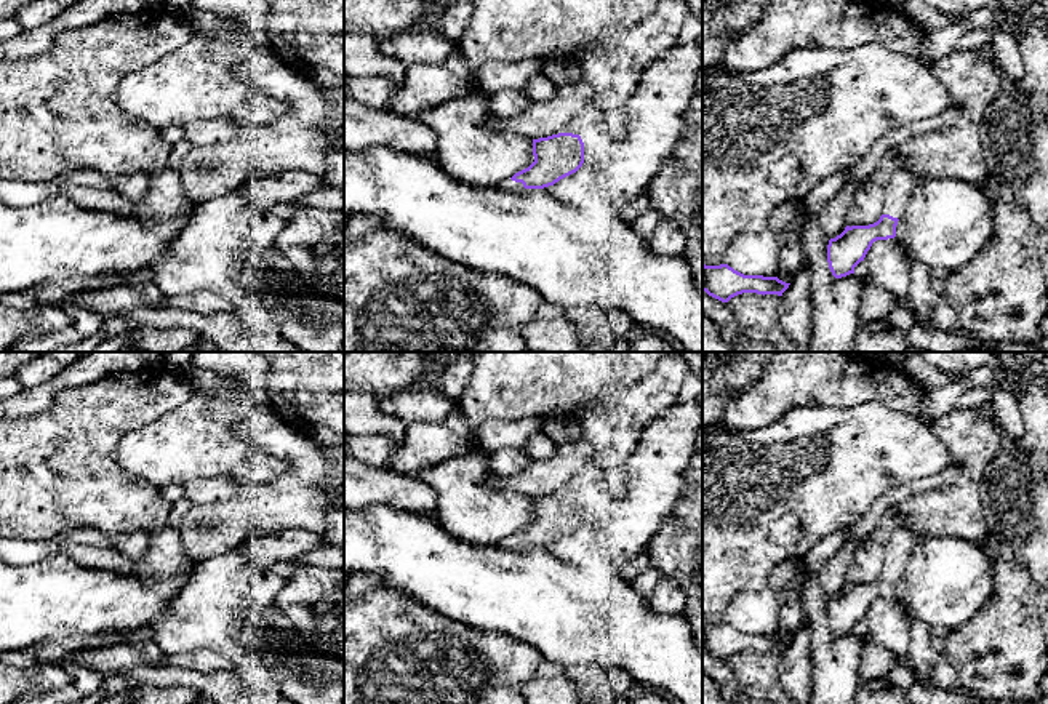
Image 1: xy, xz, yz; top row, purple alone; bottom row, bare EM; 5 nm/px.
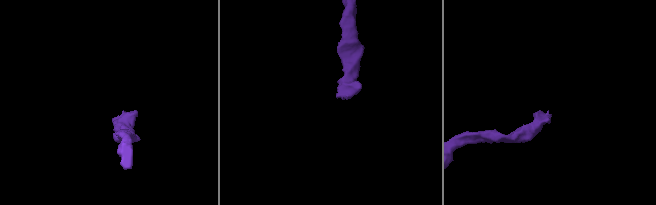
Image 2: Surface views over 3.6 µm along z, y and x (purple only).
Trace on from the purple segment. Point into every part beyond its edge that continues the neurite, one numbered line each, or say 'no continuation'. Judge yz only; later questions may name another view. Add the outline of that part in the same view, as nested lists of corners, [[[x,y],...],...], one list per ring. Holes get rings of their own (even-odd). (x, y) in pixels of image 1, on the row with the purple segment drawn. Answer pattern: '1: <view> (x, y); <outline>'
1: yz (898, 192); [[[902,166],[898,168],[891,176],[891,182],[886,186],[883,214],[901,219],[915,186],[917,181],[914,179],[912,173]]]

